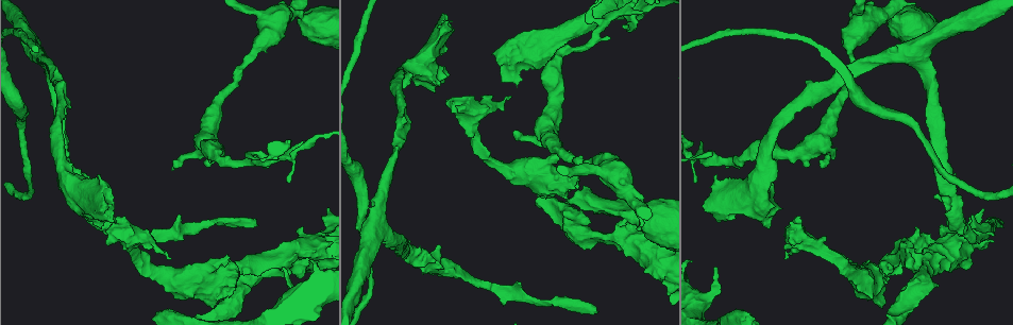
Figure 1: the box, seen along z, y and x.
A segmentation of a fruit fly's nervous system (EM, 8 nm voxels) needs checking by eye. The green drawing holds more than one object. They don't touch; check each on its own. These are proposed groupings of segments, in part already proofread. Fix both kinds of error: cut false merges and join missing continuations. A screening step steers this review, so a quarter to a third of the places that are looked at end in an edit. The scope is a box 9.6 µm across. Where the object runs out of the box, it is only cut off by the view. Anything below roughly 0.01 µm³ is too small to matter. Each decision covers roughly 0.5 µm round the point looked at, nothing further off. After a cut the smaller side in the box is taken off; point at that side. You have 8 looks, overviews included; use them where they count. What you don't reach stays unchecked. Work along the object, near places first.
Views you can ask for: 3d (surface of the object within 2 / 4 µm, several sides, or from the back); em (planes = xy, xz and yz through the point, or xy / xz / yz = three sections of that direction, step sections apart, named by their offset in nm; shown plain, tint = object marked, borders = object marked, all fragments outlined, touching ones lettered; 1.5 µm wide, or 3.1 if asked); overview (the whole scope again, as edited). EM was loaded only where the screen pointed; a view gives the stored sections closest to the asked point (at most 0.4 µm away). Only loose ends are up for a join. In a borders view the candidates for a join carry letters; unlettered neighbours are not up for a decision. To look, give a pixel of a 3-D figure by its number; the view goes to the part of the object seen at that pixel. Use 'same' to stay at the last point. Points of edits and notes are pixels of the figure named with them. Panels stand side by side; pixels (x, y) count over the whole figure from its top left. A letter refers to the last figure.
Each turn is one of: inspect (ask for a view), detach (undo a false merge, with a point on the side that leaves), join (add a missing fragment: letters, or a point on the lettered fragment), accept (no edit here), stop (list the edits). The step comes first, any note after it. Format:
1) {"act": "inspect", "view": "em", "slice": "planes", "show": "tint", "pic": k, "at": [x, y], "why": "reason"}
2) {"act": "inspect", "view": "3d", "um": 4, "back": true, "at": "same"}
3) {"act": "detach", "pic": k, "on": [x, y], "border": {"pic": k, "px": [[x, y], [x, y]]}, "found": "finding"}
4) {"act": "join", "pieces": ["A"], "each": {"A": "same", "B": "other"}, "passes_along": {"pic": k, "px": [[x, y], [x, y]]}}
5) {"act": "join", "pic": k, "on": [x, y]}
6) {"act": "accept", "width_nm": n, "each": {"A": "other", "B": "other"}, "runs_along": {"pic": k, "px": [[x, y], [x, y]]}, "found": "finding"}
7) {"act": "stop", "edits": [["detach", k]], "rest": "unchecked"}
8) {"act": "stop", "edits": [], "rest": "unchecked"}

{"act": "inspect", "view": "3d", "um": 2, "pic": 1, "at": [38, 59], "why": "thick turns thin"}

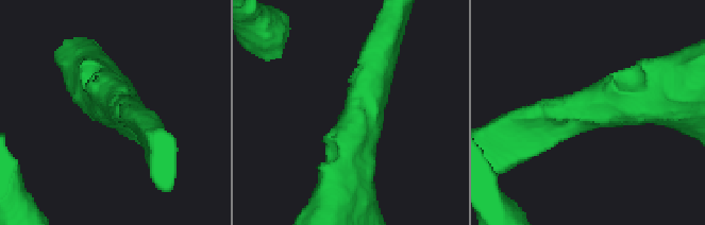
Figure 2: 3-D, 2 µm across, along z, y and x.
{"act": "inspect", "view": "em", "slice": "planes", "show": "plain", "pic": 2, "at": [360, 116], "arm_widths_nm": [220, 420], "why": "now the EM"}

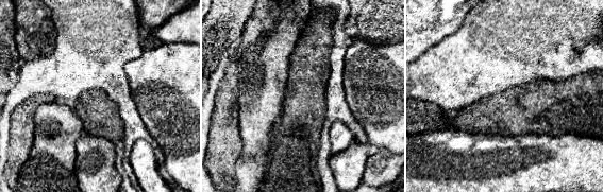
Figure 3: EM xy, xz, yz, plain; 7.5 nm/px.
{"act": "inspect", "view": "em", "slice": "planes", "show": "borders", "at": "same", "why": "what lies round it"}

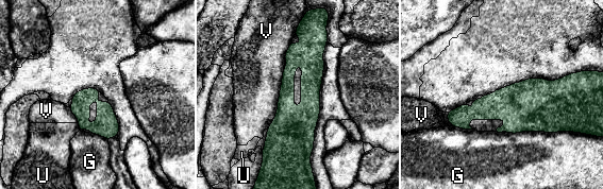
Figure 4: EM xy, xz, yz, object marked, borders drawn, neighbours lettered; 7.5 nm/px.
{"act": "accept", "width_nm": 260, "each": {"G": "other", "U": "other", "V": "other"}, "border": {"pic": 4, "px": [[284, 69], [278, 108], [273, 119]]}, "found": "all the same neuron"}

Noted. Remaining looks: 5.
{"act": "inspect", "view": "3d", "um": 2, "pic": 1, "at": [256, 225], "why": "branch stops here"}

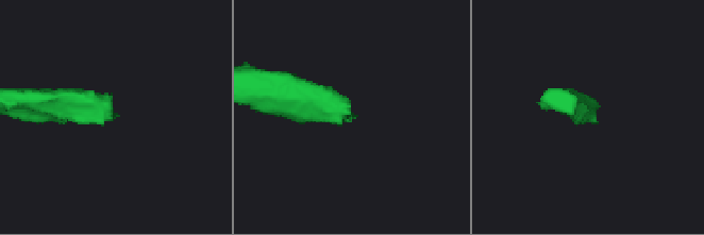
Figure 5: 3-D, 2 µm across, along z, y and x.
{"act": "inspect", "view": "em", "slice": "yz", "step": 4, "show": "borders", "pic": 5, "at": [593, 110], "why": "now the EM"}

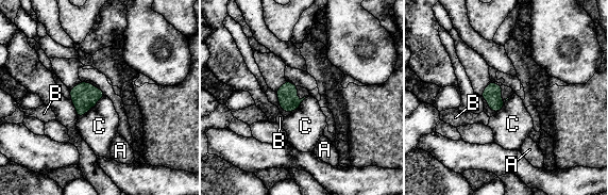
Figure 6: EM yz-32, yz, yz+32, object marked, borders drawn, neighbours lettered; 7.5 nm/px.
{"act": "inspect", "view": "em", "slice": "planes", "show": "borders", "at": "same", "why": "cut it another way"}

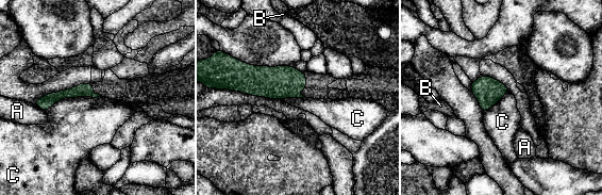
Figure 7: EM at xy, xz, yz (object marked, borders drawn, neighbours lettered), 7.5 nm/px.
{"act": "accept", "each": {"A": "other", "B": "other", "C": "other"}, "runs_along": {"pic": 7, "px": [[303, 78], [223, 80], [216, 83]]}, "found": "none of them fits"}

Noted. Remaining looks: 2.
{"act": "inspect", "view": "em", "slice": "xy", "step": 8, "show": "tint", "pic": 1, "at": [263, 156], "why": "sharp bend"}

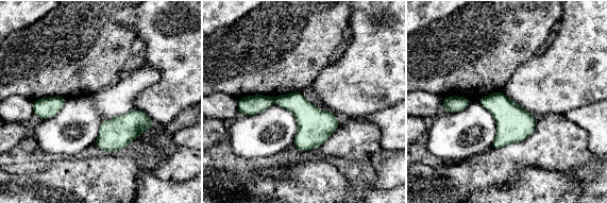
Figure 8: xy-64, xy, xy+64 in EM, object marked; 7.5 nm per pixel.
{"act": "inspect", "view": "em", "slice": "xy", "step": 8, "show": "borders", "at": "same", "why": "see the neighbours"}

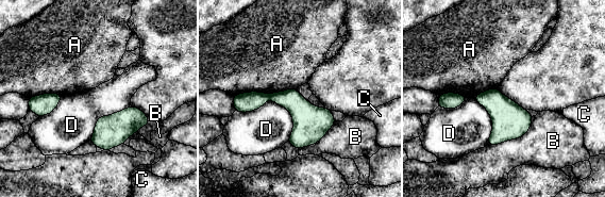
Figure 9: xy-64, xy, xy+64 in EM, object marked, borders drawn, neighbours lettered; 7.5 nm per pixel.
{"act": "detach", "pic": 9, "on": [245, 102], "each": {"A": "other", "B": "other", "C": "other", "D": "other"}, "found": "a second neuron is stuck on"}

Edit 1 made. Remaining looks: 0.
{"act": "stop", "edits": [["detach", 9]], "rest": "unchecked"}

